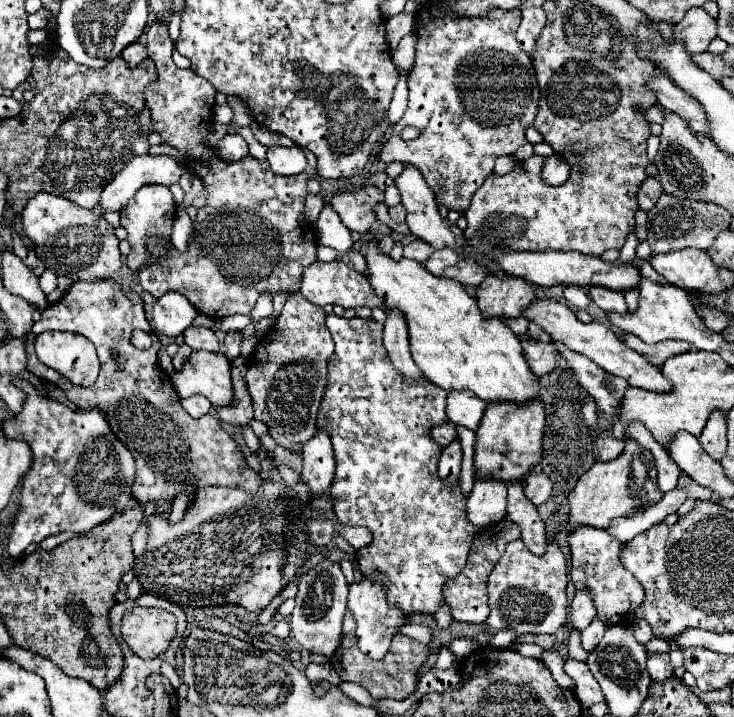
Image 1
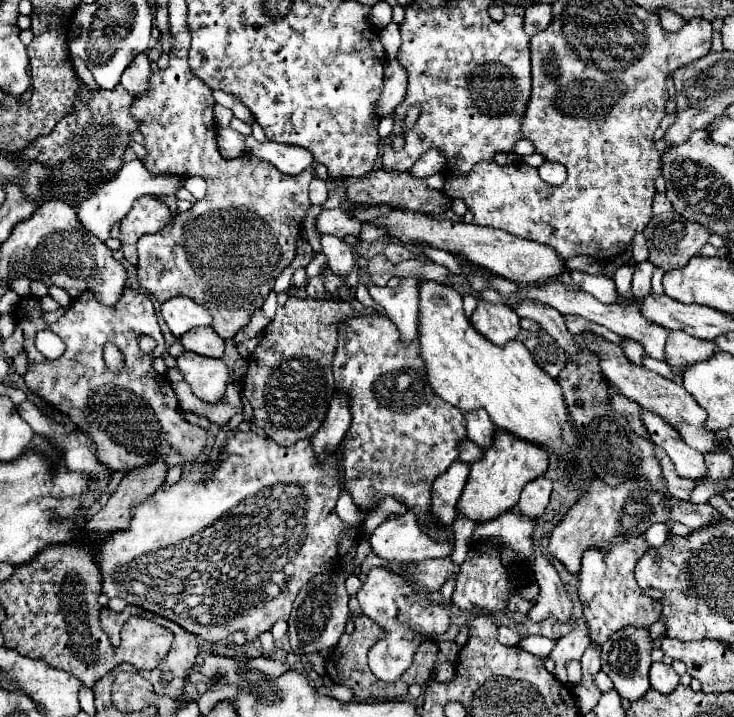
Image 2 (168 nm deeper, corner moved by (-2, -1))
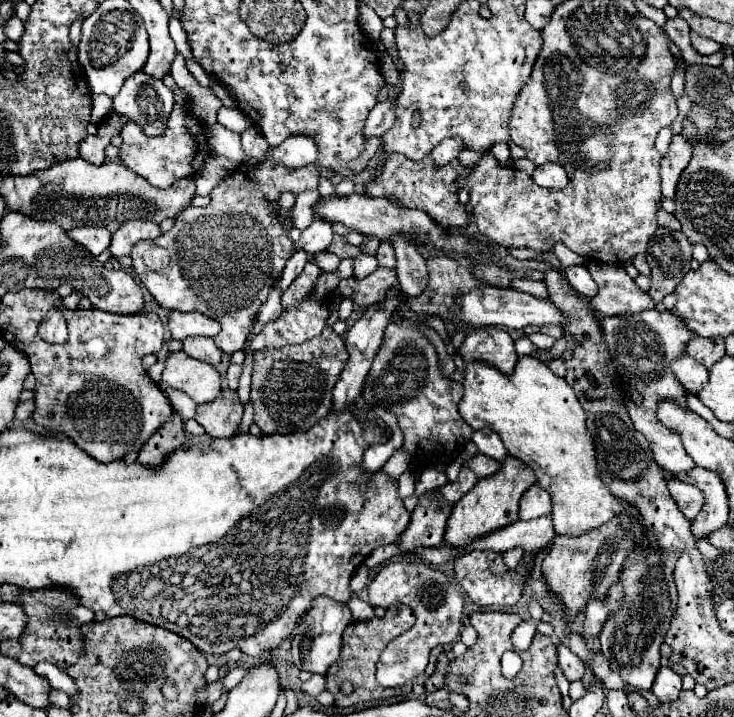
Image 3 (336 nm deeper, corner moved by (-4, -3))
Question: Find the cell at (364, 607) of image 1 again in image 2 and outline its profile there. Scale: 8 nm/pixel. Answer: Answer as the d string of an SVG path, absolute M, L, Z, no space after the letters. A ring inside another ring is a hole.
M376 567L366 575L366 581L358 591L358 603L364 615L374 619L386 631L386 637L368 651L372 673L386 683L395 682L412 665L420 643L438 639L450 627L448 605L430 599L430 595L424 595L424 591L420 591L412 581L406 581L404 575L388 567Z

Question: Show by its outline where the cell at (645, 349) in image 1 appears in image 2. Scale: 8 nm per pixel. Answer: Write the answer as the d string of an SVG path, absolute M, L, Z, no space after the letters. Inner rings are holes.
M670 331L666 341L666 363L670 367L686 367L700 363L716 353L716 343L696 339L684 331Z

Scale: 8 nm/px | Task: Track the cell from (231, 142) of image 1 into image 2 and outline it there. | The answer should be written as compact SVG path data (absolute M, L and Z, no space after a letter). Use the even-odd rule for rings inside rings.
M226 127L226 129L218 129L218 149L220 155L224 155L224 159L236 159L240 155L244 155L244 135Z

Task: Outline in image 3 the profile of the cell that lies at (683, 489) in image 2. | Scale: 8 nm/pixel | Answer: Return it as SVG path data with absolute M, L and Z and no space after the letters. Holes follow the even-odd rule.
M670 477L668 479L668 489L670 489L670 495L674 497L676 505L680 507L680 511L688 517L688 519L694 519L702 507L702 493L698 487L690 485L690 483L684 483L684 481L678 481L678 477Z

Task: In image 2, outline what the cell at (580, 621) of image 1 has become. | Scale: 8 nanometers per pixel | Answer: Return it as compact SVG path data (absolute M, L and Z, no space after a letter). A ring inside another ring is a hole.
M578 619L574 623L572 631L556 641L556 647L550 653L550 657L556 661L556 673L554 675L558 675L564 681L564 685L566 685L566 669L564 669L566 663L574 661L574 659L580 661L584 651L588 649L588 645L590 645L590 639L588 639L588 627L586 627L584 619Z

